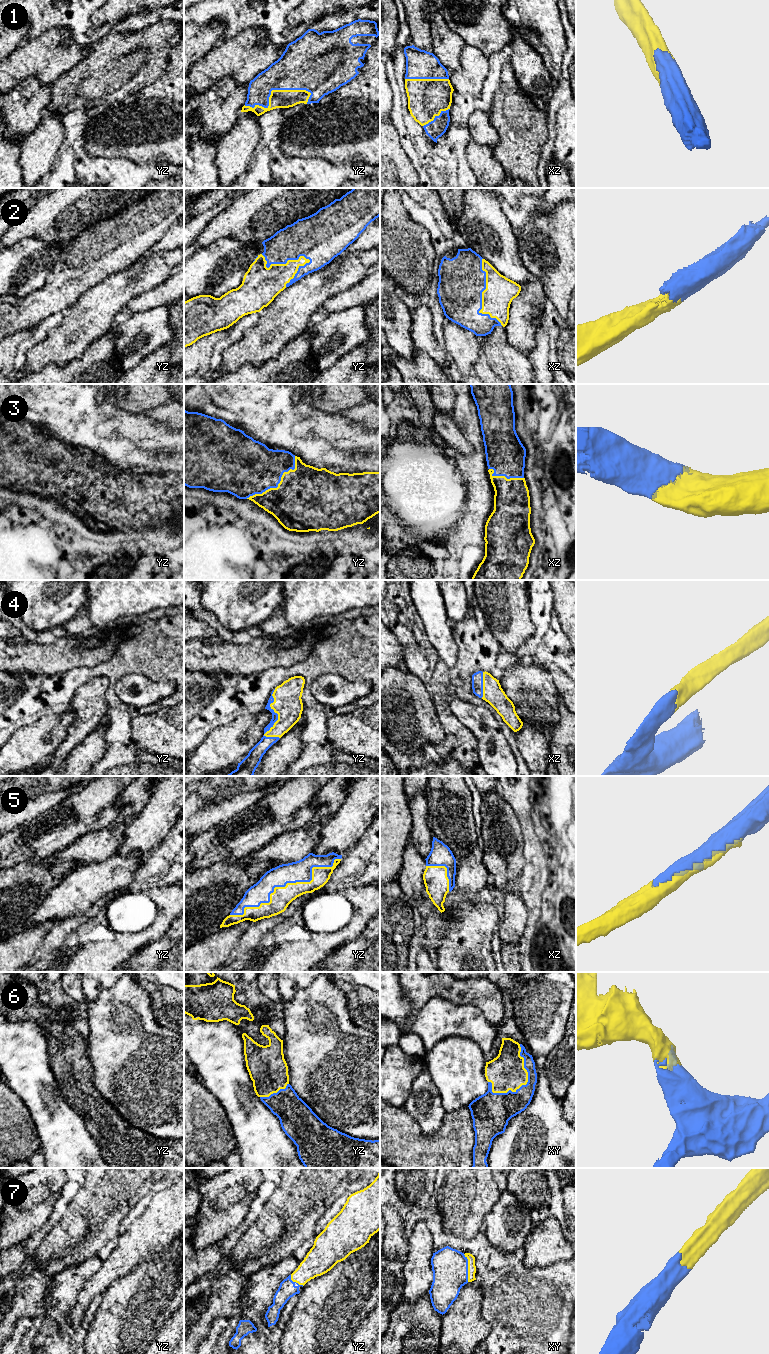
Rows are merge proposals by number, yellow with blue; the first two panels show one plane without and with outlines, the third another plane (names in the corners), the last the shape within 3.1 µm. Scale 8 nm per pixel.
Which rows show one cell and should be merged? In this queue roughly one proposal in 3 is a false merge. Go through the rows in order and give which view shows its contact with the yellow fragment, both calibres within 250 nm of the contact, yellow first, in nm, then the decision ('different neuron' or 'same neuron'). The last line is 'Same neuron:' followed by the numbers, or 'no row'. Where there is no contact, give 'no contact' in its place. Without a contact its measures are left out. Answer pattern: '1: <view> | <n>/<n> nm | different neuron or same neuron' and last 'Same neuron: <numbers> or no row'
1: yz | 140/320 nm | same neuron
2: yz | 300/280 nm | same neuron
3: yz | 500/420 nm | same neuron
4: yz | 220/50 nm | same neuron
5: yz | 160/180 nm | same neuron
6: xy | 300/200 nm | same neuron
7: xy | 60/280 nm | same neuron
Same neuron: 1, 2, 3, 4, 5, 6, 7

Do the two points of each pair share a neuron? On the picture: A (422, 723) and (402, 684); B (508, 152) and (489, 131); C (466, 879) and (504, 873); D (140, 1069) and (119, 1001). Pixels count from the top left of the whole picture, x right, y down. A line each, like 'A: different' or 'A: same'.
A: same
B: different
C: different
D: same

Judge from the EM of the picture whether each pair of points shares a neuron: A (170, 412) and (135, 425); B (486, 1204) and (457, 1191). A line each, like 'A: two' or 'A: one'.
A: two
B: one

